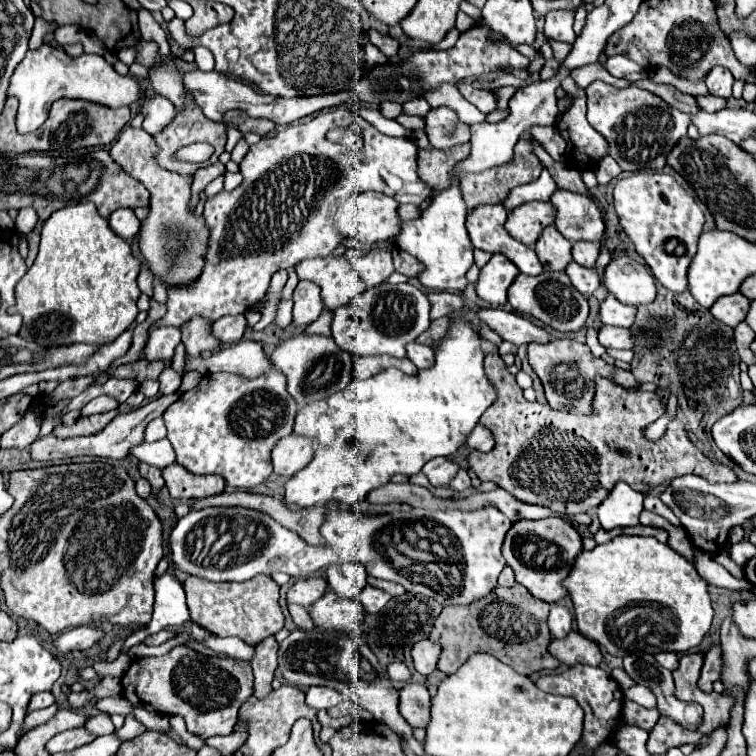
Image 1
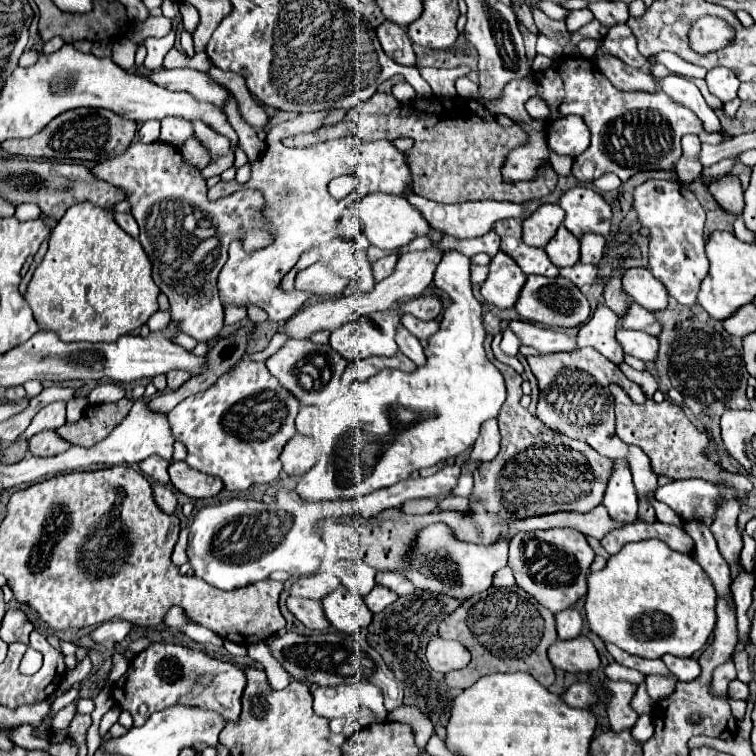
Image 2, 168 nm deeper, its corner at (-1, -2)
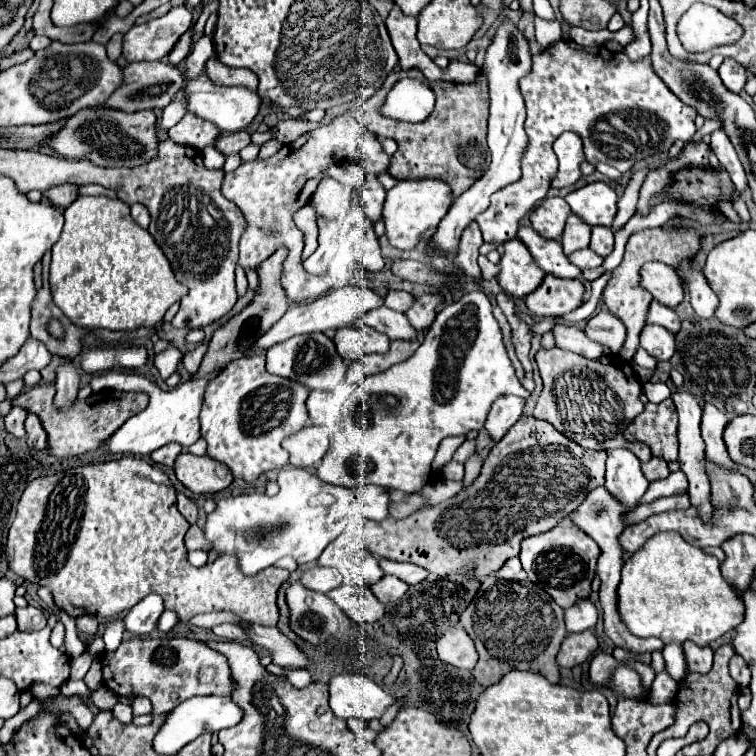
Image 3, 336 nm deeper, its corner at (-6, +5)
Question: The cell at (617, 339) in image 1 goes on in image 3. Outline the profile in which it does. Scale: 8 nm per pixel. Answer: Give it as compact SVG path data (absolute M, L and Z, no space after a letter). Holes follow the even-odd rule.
M647 324L641 330L639 344L657 360L669 360L675 352L675 336L657 324Z

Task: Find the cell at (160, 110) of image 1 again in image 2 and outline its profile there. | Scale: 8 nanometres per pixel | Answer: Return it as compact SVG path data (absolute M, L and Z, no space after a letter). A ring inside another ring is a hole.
M166 117L166 119L162 119L160 141L170 143L174 147L180 147L190 137L194 137L194 127L192 127L190 121L178 119L178 117Z

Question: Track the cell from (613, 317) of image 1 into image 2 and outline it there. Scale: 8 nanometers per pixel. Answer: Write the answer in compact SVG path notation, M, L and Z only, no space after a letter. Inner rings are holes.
M638 303L630 305L628 313L620 319L620 323L624 329L638 329L638 331L646 331L650 335L660 335L660 331L662 331L662 325L656 321L654 313L644 309Z

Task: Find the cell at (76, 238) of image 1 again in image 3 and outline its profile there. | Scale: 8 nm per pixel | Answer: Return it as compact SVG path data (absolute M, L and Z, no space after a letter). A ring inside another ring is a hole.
M79 196L65 210L61 238L51 248L49 286L55 306L59 306L75 326L87 330L135 330L141 326L153 328L165 316L167 308L187 294L187 288L175 280L169 260L163 256L151 234L131 220L129 206L107 196Z

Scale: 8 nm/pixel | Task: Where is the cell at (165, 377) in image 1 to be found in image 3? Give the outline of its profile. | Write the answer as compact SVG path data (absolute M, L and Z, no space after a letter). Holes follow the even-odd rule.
M207 342L199 344L195 350L191 350L191 352L187 352L187 354L183 356L183 366L185 366L185 370L187 370L189 374L193 374L193 372L199 368L199 362L201 362L201 358L205 356L205 352L207 352Z

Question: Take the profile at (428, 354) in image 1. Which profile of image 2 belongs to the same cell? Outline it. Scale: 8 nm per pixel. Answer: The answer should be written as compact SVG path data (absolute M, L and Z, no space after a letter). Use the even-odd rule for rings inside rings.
M402 325L398 327L396 343L398 343L398 349L400 349L408 359L412 359L416 365L426 363L426 357L424 357L424 351L422 351L420 341L418 341L414 335L410 335L410 331L406 331Z

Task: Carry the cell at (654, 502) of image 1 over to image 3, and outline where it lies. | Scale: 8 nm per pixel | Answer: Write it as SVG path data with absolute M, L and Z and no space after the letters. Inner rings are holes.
M551 348L551 350L539 350L535 354L535 362L539 366L541 378L543 378L543 392L539 396L539 402L535 406L533 416L551 422L559 432L581 444L583 448L589 450L613 450L613 448L629 448L641 462L647 462L651 458L651 448L647 444L639 442L627 442L623 438L623 428L639 414L643 412L643 402L639 400L641 394L641 384L637 382L631 366L619 358L619 356L607 356L607 362L603 360L589 360L581 354L567 352L561 348Z

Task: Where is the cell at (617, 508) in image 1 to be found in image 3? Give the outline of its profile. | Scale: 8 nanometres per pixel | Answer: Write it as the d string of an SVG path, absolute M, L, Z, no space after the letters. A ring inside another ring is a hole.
M619 448L609 452L605 488L617 502L625 506L639 504L647 486L649 482L641 472L641 462L631 450Z

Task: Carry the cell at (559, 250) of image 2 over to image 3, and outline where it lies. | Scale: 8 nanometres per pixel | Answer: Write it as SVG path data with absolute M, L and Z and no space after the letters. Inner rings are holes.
M571 214L567 218L567 226L565 226L565 232L561 236L561 244L563 244L563 250L565 254L573 254L577 250L583 250L589 246L589 236L591 236L591 226L583 224L583 220L579 220L579 216Z

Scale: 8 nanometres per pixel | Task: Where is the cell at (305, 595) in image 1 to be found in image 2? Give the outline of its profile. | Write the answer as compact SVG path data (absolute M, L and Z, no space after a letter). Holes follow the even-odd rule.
M314 573L314 575L304 575L300 577L292 587L290 595L294 597L306 597L306 599L324 599L328 593L336 591L340 587L338 577L330 573Z

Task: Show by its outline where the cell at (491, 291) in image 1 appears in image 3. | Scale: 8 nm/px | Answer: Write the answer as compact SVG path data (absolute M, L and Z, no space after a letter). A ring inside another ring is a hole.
M517 238L503 244L499 268L497 282L511 298L525 298L541 284L545 276L545 272L531 260L527 246Z

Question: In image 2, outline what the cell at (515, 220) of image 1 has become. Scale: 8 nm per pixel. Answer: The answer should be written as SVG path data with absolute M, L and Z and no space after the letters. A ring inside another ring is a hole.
M544 203L540 205L522 225L524 225L524 243L532 247L546 247L546 243L556 235L556 229L564 221L564 211L560 205Z

